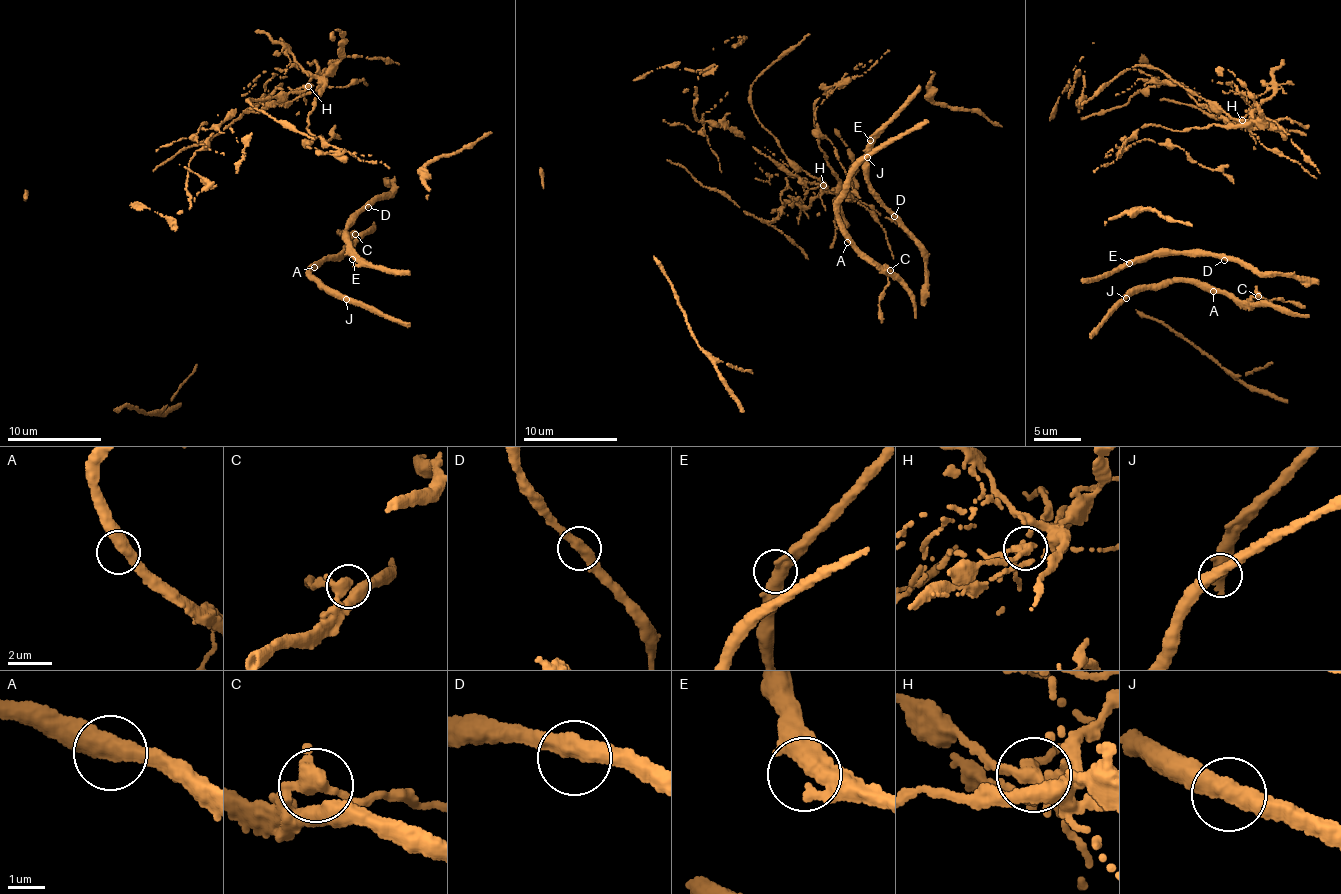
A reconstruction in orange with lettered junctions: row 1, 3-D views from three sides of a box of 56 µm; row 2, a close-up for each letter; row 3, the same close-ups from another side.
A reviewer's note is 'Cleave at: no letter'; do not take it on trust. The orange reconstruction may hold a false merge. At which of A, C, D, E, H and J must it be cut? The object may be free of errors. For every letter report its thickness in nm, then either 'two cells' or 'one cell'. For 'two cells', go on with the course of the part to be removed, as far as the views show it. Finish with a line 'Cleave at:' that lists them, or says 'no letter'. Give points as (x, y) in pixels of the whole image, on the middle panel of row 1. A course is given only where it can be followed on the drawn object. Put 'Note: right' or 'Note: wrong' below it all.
A: 440 nm | one cell
C: 320 nm | one cell
D: 400 nm | one cell
E: 360 nm | one cell
H: 260 nm | two cells | (824, 185), (838, 185), (813, 126), (815, 103), (828, 88), (815, 112), (817, 131), (861, 197)
J: 400 nm | one cell
Cleave at: H
Note: wrong

